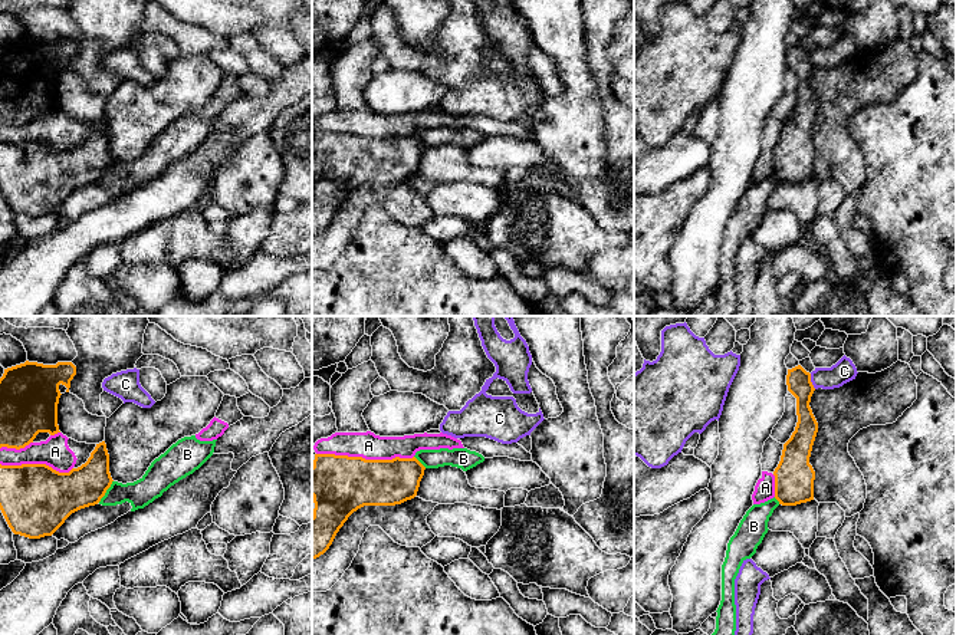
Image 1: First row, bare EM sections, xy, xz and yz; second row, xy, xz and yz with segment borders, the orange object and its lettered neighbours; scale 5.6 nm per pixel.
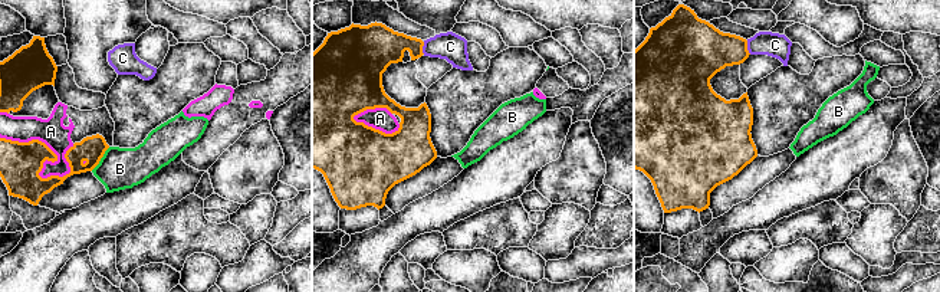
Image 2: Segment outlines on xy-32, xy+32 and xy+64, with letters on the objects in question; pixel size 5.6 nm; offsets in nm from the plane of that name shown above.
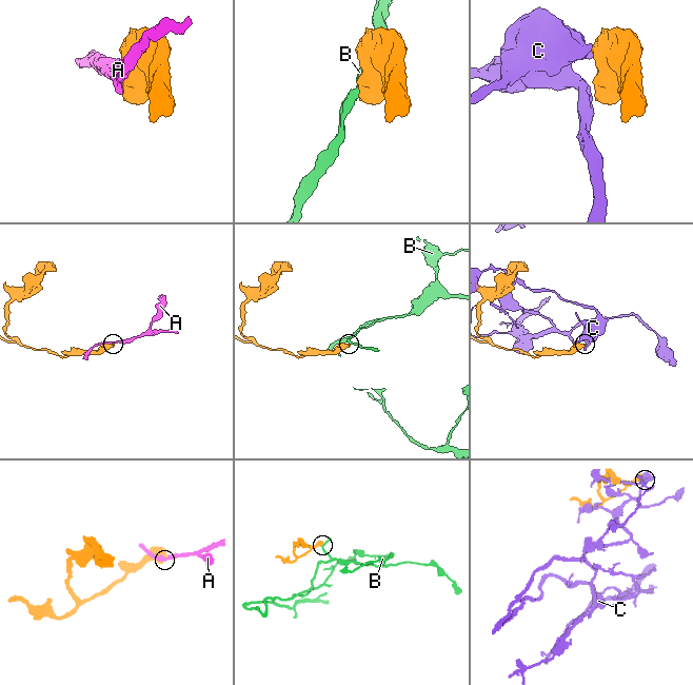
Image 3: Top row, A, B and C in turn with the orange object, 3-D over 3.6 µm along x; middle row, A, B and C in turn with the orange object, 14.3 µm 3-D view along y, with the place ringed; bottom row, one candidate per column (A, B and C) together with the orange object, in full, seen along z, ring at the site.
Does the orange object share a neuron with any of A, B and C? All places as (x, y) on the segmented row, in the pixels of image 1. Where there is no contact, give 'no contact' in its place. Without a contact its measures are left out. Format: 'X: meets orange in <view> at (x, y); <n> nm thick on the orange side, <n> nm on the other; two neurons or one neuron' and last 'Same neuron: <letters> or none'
A: meets orange in xz at (364, 459); 320 nm thick on the orange side, 150 nm on the other; two neurons
B: meets orange in xy at (105, 492); 240 nm thick on the orange side, 150 nm on the other; two neurons
C: meets orange in yz at (810, 381); 140 nm thick on the orange side, 130 nm on the other; two neurons
Same neuron: none

